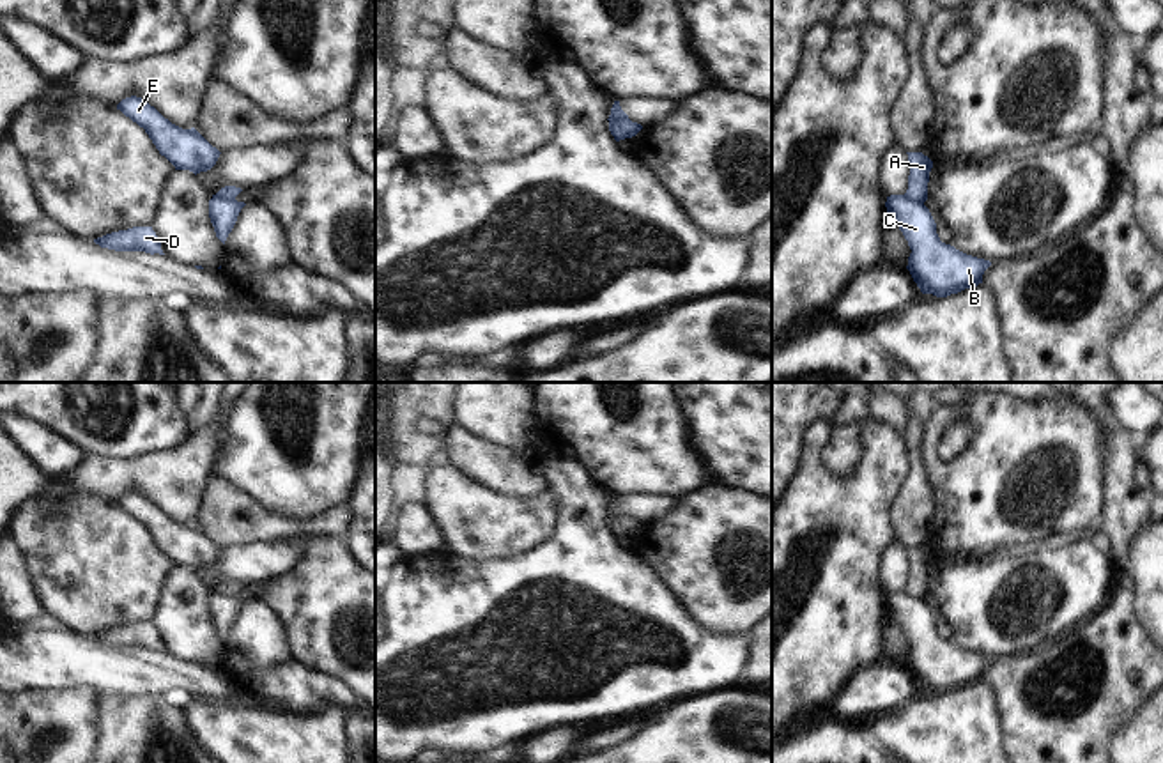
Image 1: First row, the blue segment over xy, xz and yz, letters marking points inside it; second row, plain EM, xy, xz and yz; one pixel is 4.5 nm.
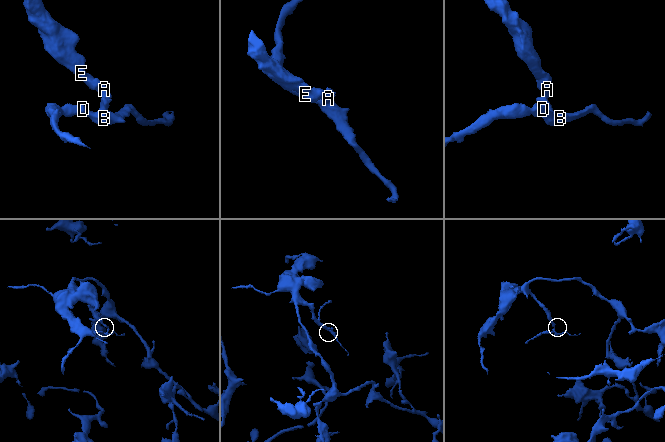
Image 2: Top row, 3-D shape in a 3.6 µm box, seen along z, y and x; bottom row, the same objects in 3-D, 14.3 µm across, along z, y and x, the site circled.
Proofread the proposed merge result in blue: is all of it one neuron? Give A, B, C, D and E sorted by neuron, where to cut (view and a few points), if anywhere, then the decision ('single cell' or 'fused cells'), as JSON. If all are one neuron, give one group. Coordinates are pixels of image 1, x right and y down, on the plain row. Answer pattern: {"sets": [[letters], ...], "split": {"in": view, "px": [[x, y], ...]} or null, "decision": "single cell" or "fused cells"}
{"sets": [["A", "E"], ["B", "C", "D"]], "split": {"in": "xy", "px": [[216, 590], [234, 597]]}, "decision": "fused cells"}

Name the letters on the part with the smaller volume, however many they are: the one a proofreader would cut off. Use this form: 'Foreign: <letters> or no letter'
Foreign: B, C, D

